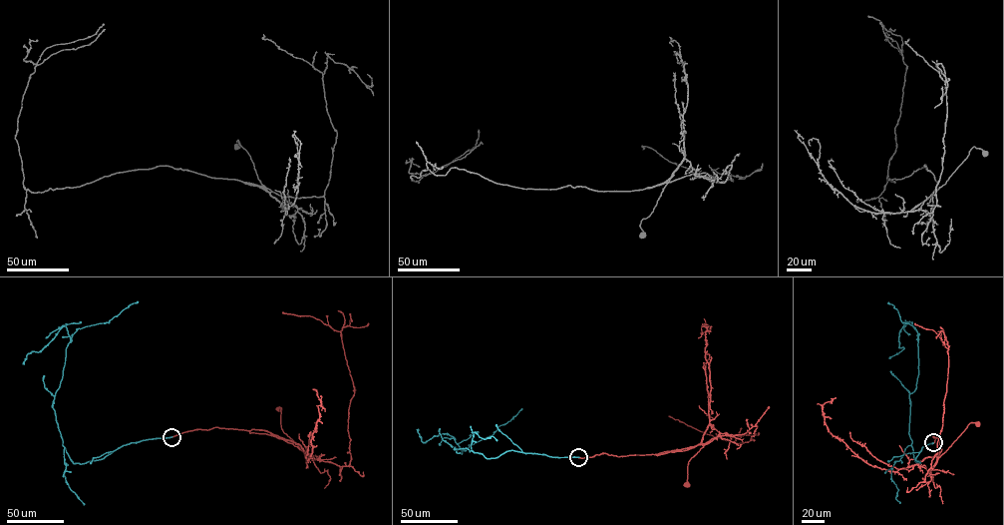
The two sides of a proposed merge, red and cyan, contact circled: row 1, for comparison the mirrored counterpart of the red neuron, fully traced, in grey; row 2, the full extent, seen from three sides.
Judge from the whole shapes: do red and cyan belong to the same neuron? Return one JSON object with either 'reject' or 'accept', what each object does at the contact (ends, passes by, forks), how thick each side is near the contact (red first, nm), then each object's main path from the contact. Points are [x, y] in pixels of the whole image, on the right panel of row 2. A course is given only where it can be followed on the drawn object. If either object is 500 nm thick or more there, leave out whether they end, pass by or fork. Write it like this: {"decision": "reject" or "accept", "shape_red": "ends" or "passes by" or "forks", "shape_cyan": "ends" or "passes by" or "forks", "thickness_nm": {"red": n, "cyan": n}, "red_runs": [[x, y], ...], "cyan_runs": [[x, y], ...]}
{"decision": "reject", "shape_red": "ends", "shape_cyan": "ends", "thickness_nm": {"red": 320, "cyan": 460}, "red_runs": [[933, 442], [933, 436], [939, 436], [942, 441], [935, 456], [939, 457], [970, 423], [977, 423]], "cyan_runs": [[933, 442], [916, 462], [909, 394], [918, 373], [918, 336], [911, 324], [899, 332], [903, 348], [888, 358]]}

